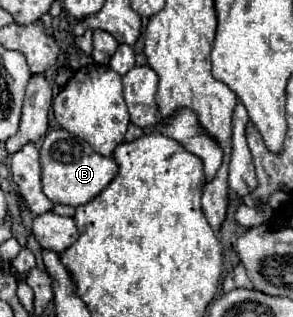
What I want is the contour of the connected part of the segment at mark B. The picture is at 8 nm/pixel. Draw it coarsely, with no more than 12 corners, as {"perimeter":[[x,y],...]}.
{"perimeter":[[68,130],[40,148],[42,190],[54,204],[82,206],[118,174]]}

